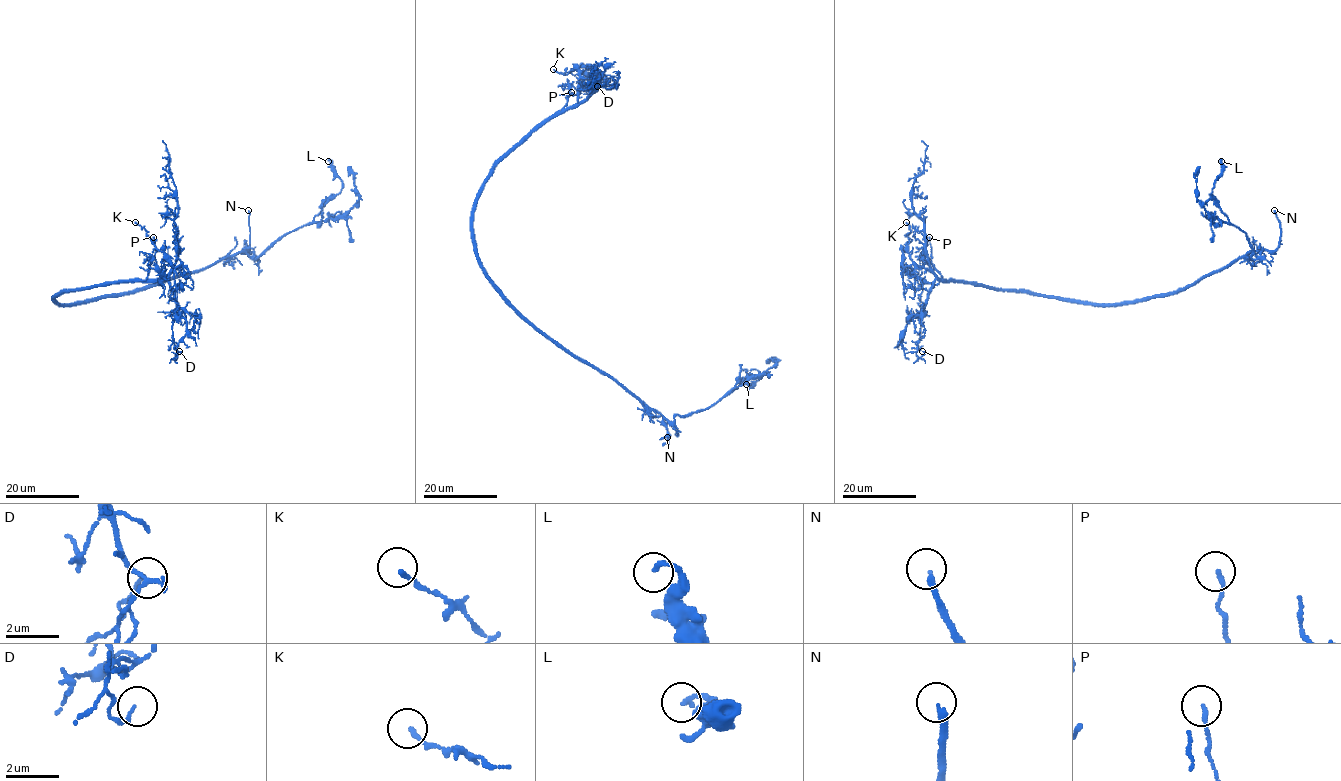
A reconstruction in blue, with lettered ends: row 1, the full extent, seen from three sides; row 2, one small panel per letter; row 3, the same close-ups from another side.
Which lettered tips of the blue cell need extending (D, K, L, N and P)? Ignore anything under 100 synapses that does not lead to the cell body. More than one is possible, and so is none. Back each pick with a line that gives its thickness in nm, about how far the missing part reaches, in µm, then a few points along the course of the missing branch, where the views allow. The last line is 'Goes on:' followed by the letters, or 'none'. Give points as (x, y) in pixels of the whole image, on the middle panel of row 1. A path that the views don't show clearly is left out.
N: Thickness 220 nm. Missing length about 50 µm. Course of what is missing: (667, 437), (662, 437), (661, 441), (664, 438), (650, 438), (642, 433), (632, 436), (618, 450), (614, 450)
Goes on: N

